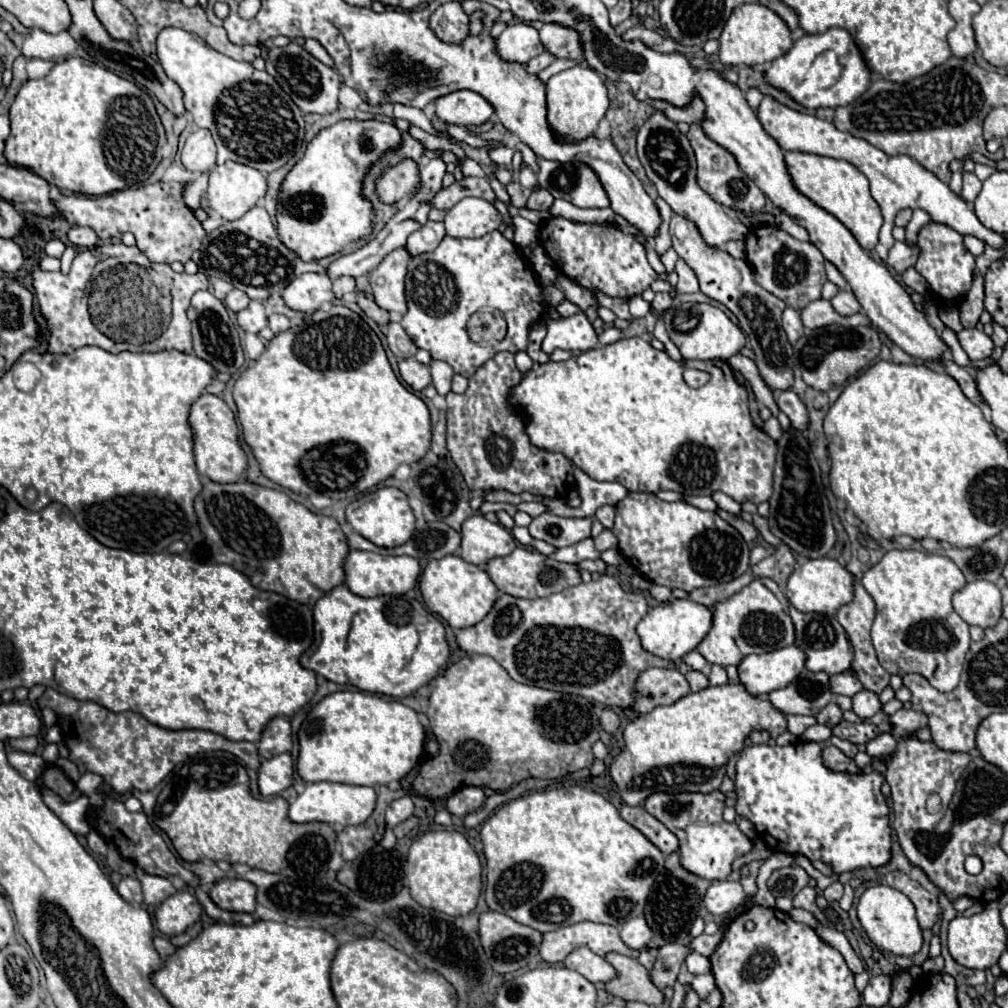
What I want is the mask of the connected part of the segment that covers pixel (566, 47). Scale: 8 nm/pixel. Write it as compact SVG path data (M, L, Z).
M545 23L539 35L541 35L541 43L545 43L545 49L557 57L577 59L583 55L581 35L571 27L559 23Z

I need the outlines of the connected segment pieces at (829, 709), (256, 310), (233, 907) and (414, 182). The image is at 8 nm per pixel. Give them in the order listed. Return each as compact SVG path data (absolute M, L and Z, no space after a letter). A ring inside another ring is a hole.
M831 701L827 707L823 707L819 713L817 713L817 721L821 725L827 725L827 727L835 727L839 721L841 721L841 709L835 701Z
M251 301L247 309L237 313L237 323L243 331L259 333L263 327L267 327L267 313L261 301Z
M221 879L213 885L209 895L213 903L225 911L253 913L257 905L257 887L245 879Z
M405 159L403 163L385 169L377 183L377 193L385 203L397 203L405 193L413 193L419 187L419 171Z

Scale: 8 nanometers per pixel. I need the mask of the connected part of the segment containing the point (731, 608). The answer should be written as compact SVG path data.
M757 577L741 593L713 607L713 627L697 651L717 665L739 665L751 653L769 653L795 641L795 627L789 617L789 601L773 579Z

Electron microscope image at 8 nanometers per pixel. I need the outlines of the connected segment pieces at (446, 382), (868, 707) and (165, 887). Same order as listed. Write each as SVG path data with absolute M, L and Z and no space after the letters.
M431 361L431 377L433 385L439 395L447 395L451 391L451 379L453 379L453 369L445 361Z
M859 691L855 697L853 697L853 711L861 717L861 719L869 719L873 717L877 711L881 711L881 703L879 703L879 697L873 695L871 691Z
M135 867L137 879L143 885L143 897L147 905L157 907L159 903L163 903L167 897L171 897L175 893L175 887L171 885L171 881L167 877L157 877L157 875L149 875L143 869Z

